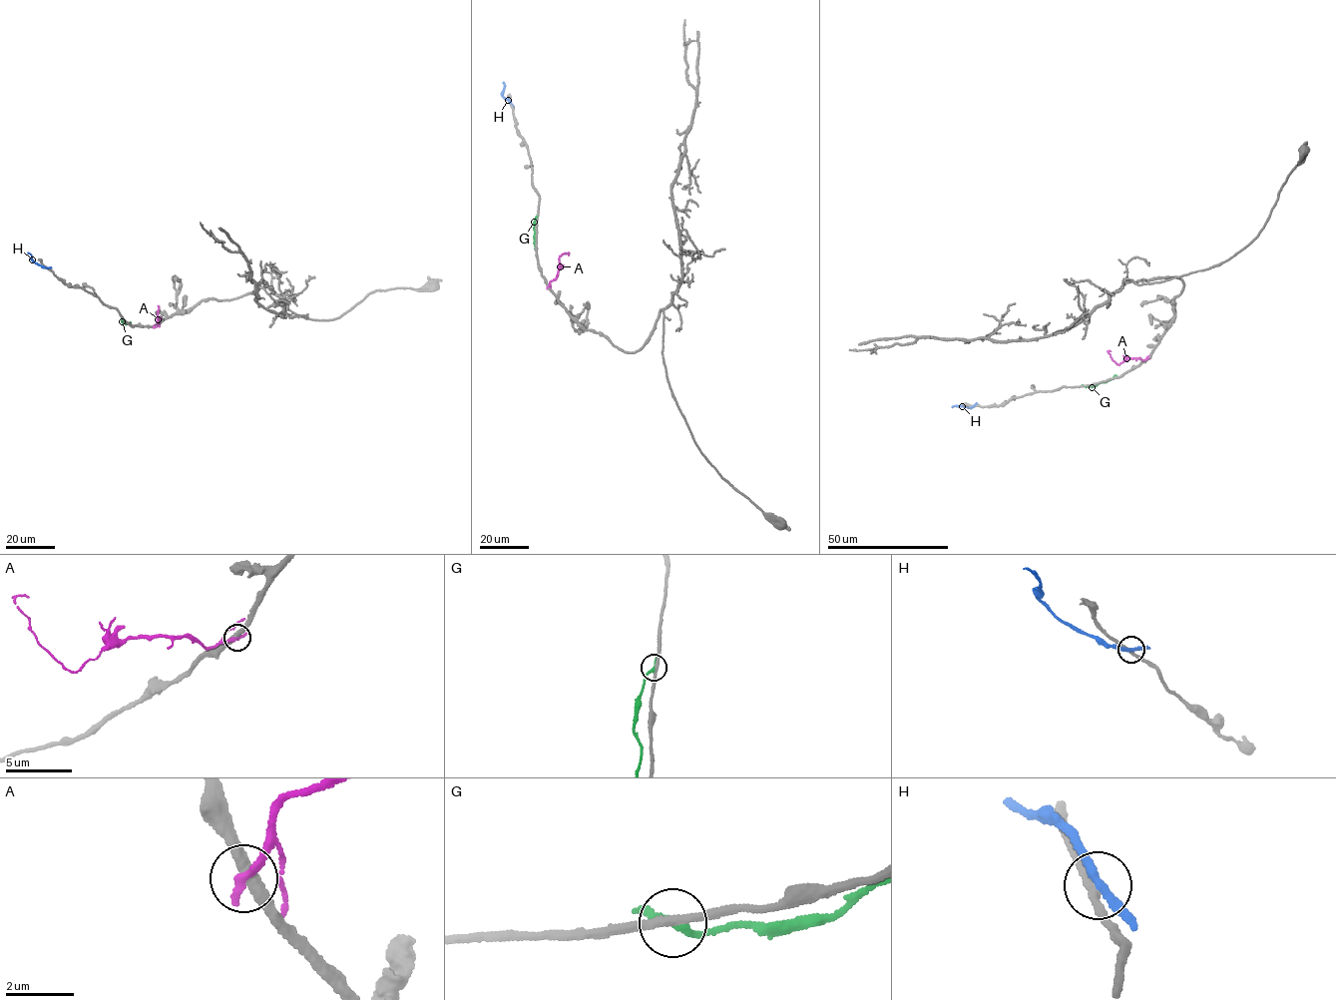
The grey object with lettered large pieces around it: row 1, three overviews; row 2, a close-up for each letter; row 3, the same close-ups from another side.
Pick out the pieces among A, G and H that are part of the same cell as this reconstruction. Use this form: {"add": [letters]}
{"add": []}

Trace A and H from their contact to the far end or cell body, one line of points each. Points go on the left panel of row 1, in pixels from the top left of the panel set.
A: (152, 326), (159, 324), (159, 307)
H: (48, 268), (27, 253)

